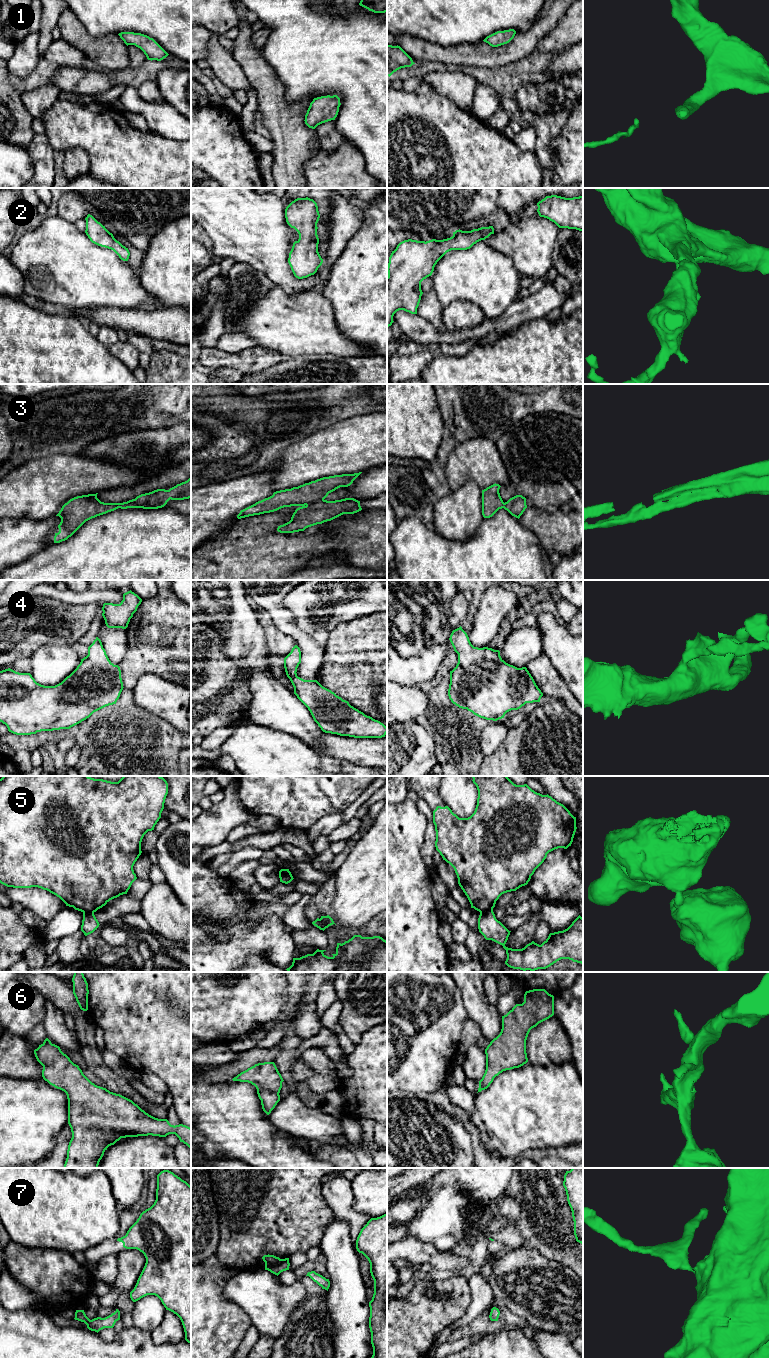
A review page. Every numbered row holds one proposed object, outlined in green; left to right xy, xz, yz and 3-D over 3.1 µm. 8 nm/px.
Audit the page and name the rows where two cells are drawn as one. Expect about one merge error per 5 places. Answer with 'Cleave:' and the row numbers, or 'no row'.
Cleave: 5

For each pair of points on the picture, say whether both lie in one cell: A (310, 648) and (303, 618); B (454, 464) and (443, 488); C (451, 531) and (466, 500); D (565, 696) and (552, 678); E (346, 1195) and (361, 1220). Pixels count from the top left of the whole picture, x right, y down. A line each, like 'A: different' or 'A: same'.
A: different
B: different
C: same
D: same
E: same

